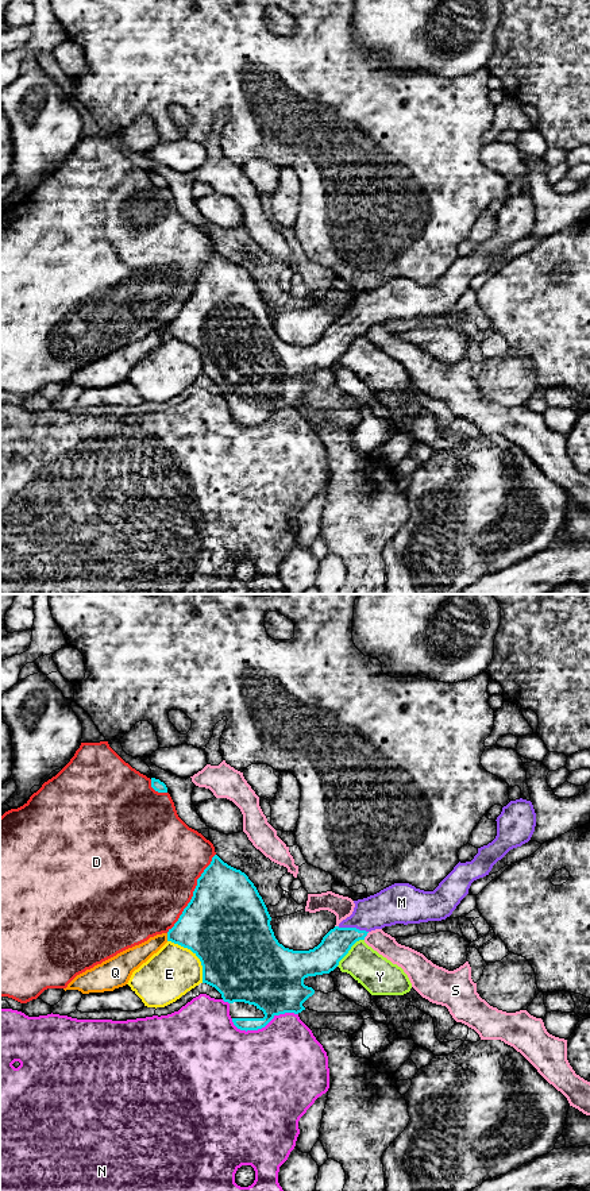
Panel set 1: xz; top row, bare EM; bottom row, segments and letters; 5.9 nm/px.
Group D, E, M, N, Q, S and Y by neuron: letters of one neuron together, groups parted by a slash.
D / E / M / N / Q / S / Y

